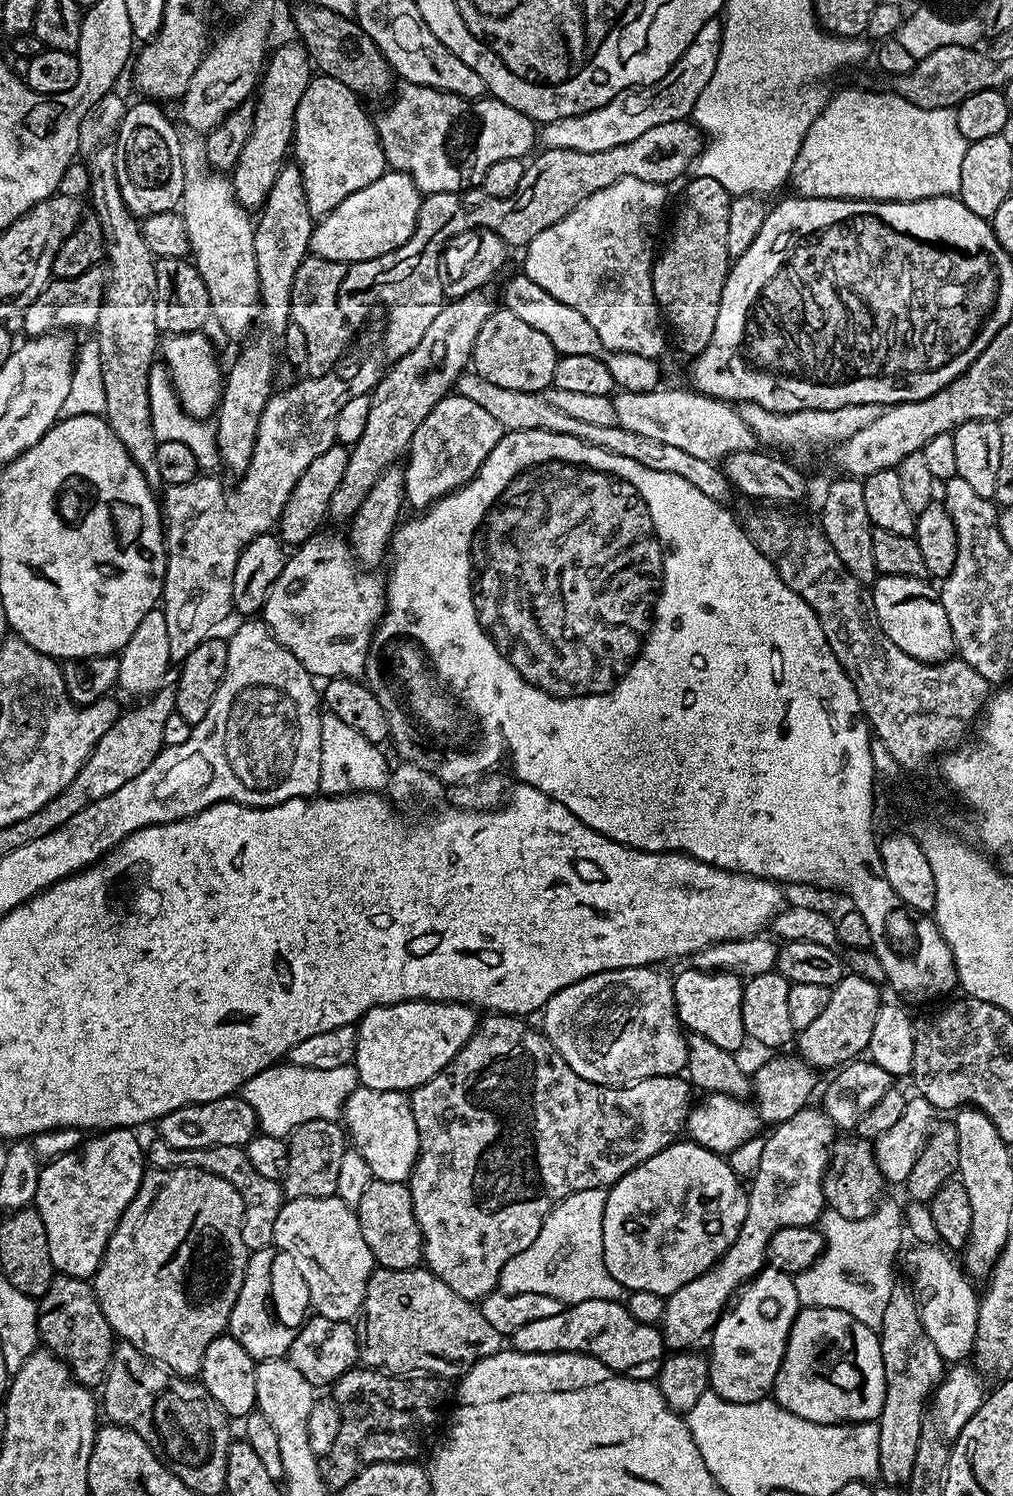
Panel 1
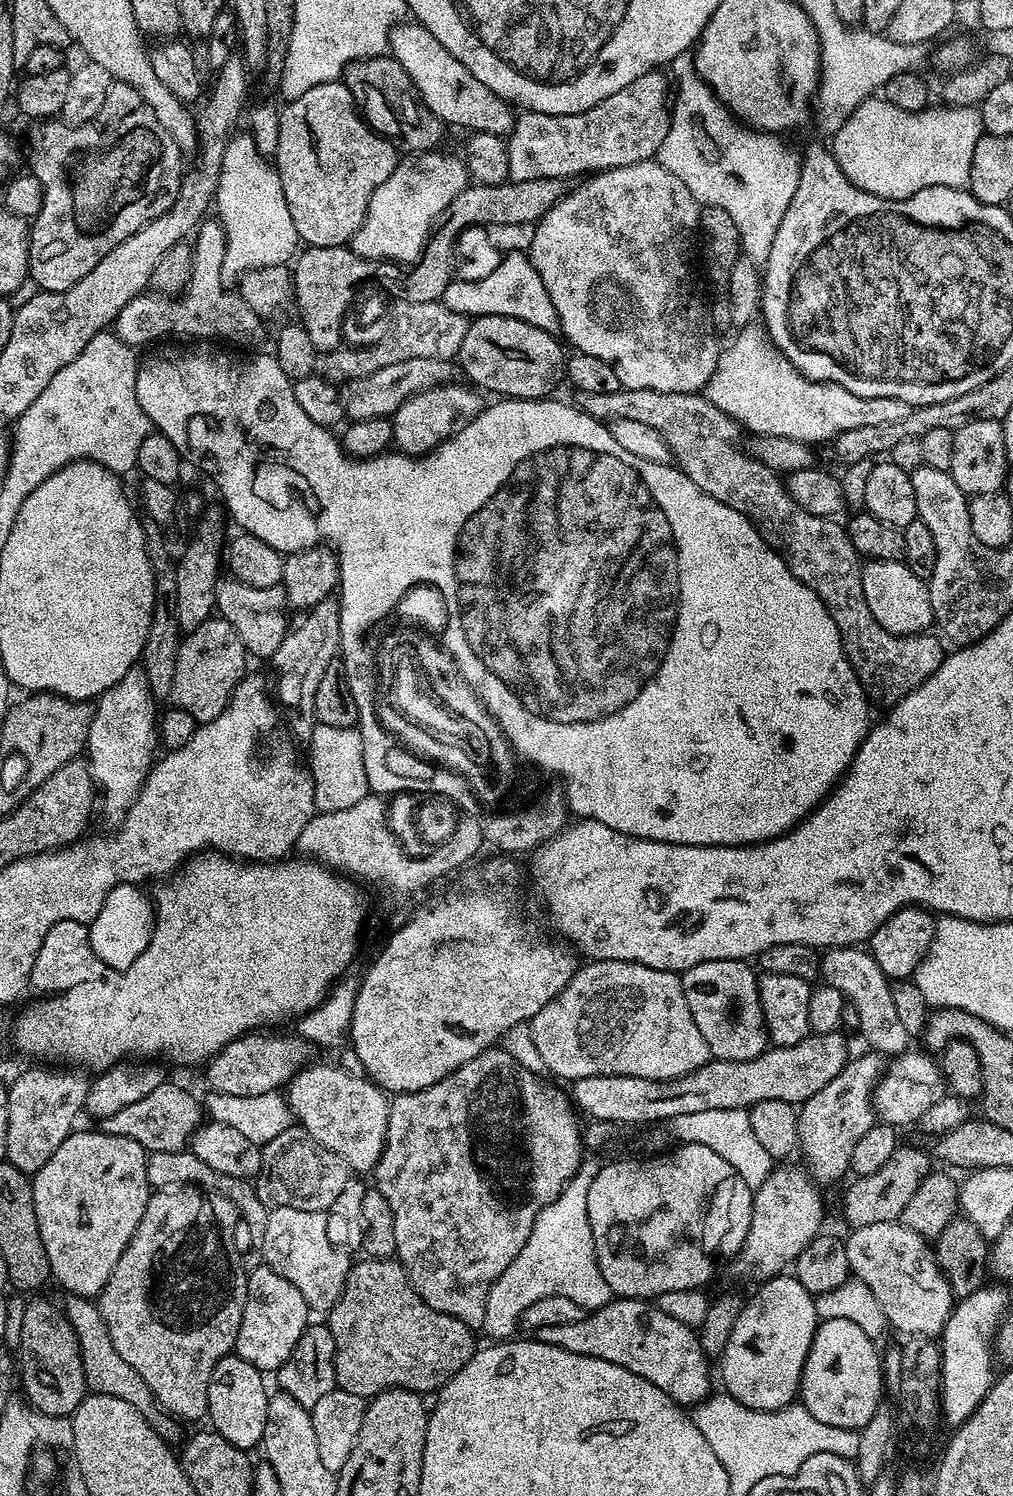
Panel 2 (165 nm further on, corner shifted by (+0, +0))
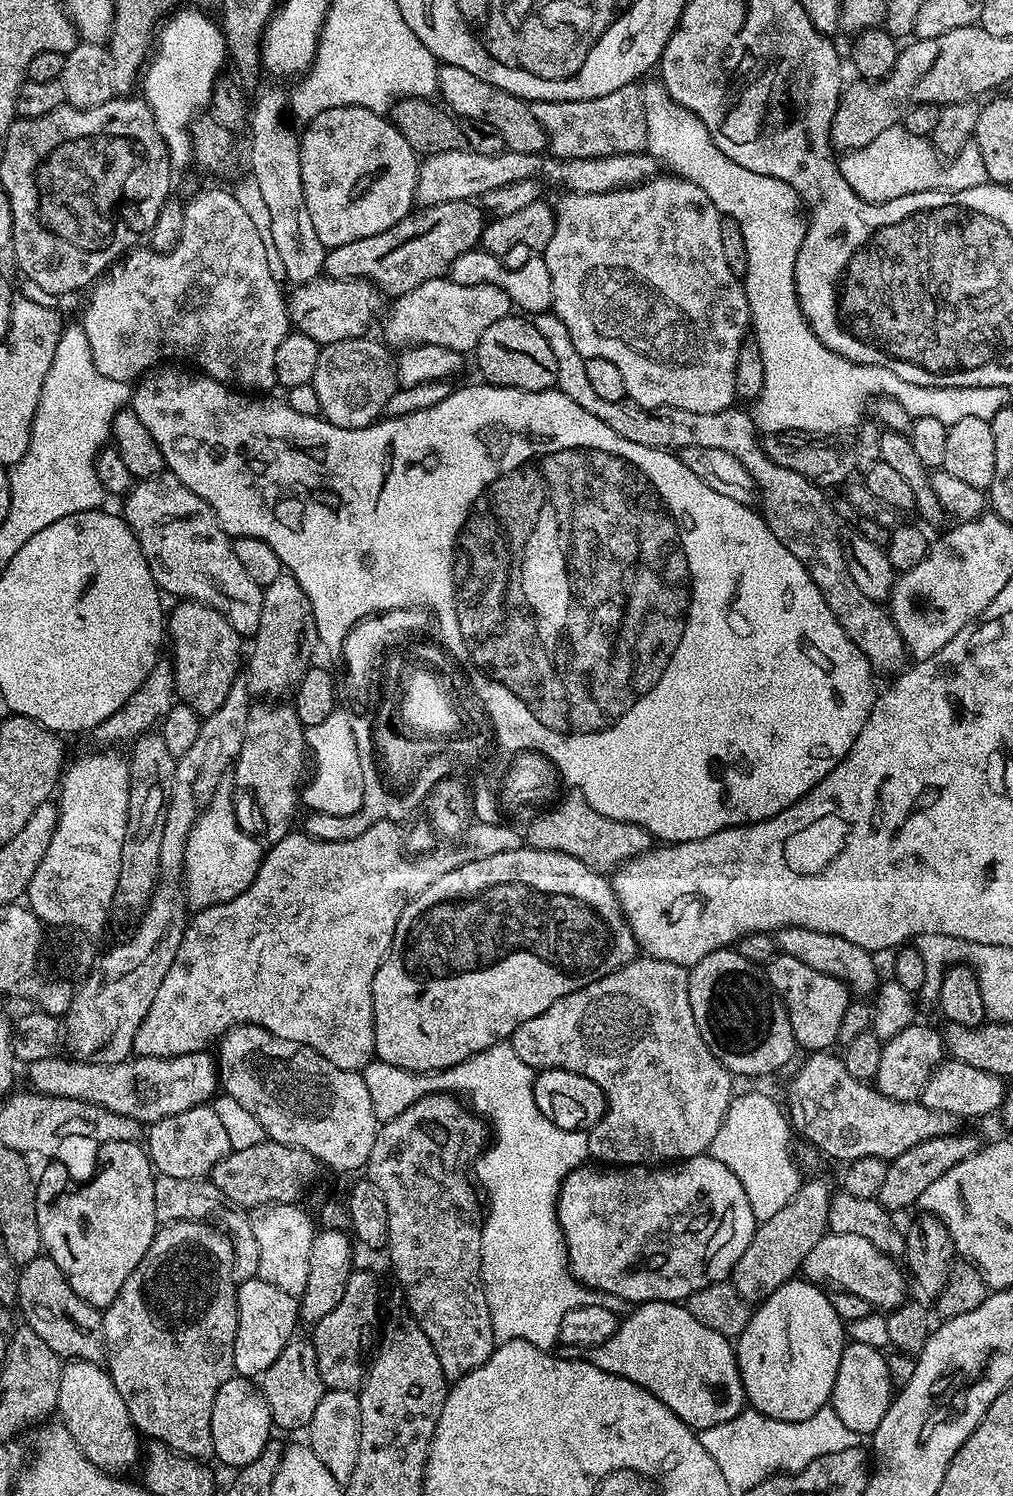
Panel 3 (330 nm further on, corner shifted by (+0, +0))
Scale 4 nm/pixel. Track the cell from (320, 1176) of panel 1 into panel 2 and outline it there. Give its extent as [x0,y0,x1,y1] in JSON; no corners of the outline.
[254,1126,350,1213]

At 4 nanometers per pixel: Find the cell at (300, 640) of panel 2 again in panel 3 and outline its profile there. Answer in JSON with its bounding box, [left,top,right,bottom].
[234,702,306,846]

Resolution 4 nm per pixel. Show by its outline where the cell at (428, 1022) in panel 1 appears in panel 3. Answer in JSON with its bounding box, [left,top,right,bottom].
[372,846,637,1072]

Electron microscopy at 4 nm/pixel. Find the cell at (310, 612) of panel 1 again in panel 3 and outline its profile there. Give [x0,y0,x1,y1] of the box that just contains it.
[122,474,263,636]

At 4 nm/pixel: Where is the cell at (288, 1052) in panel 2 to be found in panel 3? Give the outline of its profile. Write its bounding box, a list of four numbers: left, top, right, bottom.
[27,1052,218,1126]

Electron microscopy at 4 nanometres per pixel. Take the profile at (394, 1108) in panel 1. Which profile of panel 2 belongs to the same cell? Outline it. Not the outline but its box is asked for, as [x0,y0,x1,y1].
[286,1064,389,1173]

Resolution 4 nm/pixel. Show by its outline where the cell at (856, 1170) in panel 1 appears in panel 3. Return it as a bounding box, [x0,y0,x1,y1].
[878,1135,982,1214]

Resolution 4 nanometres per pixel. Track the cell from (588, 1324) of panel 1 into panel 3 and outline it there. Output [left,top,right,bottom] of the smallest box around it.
[587,1298,745,1430]

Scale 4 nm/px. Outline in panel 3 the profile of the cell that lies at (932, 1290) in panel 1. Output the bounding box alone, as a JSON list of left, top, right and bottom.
[801,1232,908,1312]

